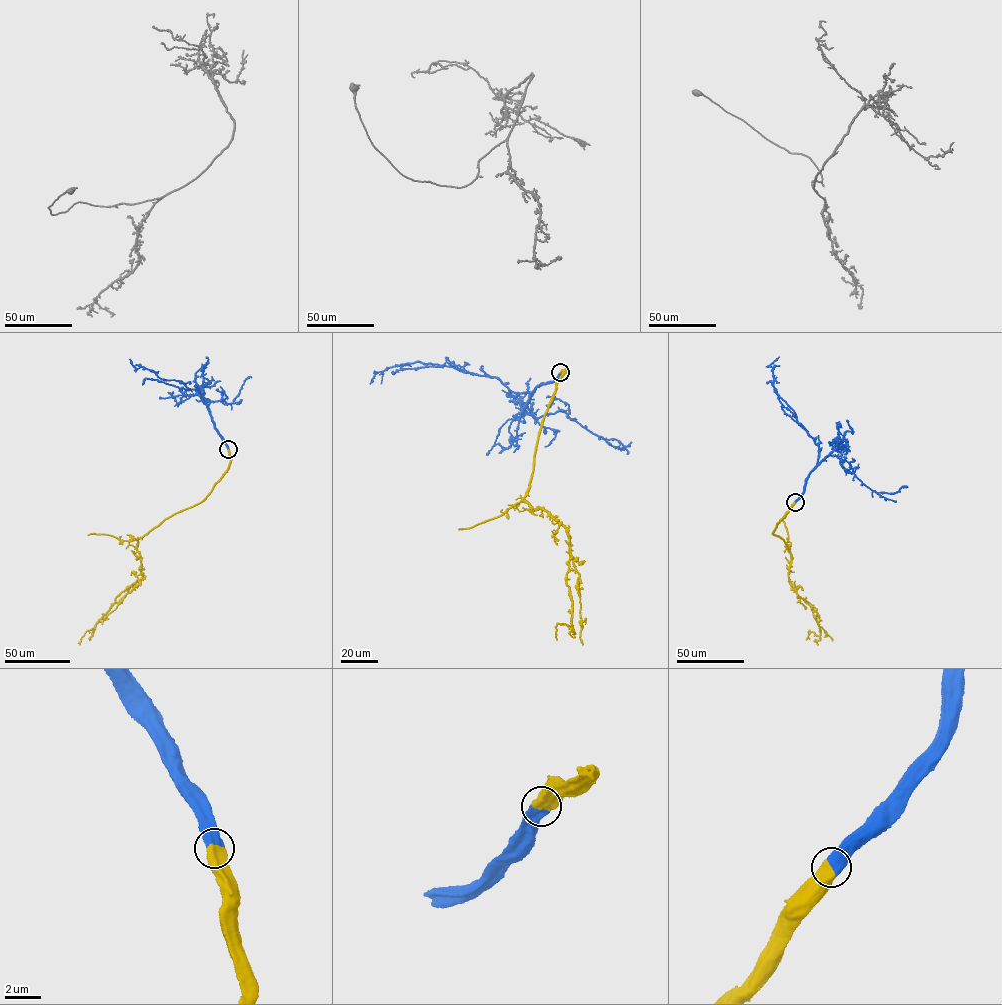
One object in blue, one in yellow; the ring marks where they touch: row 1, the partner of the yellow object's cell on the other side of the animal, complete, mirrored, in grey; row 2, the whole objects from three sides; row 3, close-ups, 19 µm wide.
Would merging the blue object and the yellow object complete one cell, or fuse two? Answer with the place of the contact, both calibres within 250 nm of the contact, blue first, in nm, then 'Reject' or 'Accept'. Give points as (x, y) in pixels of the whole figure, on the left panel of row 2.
Place: (228, 449). Thickness 700 nm (blue) against 650 nm. Accept

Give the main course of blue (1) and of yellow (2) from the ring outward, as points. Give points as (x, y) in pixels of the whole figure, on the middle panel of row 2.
1: (560, 373), (555, 379), (538, 385), (532, 392), (518, 393), (495, 378), (418, 362), (378, 372), (370, 383)
2: (560, 373), (524, 498), (570, 542), (573, 628), (557, 624), (556, 640)

